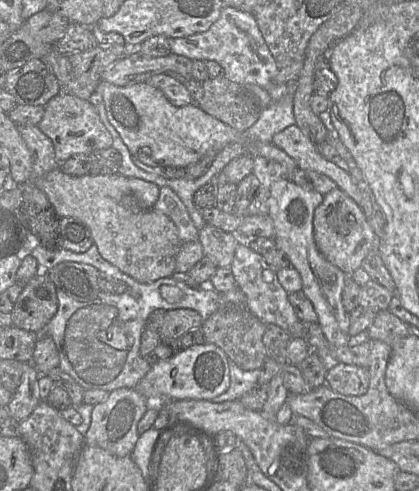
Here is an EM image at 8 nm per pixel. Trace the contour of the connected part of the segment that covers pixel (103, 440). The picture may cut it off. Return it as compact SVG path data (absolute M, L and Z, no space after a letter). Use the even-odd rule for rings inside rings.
M133 388L113 390L106 401L94 405L91 424L84 435L84 445L100 447L116 457L130 455L139 437L137 424L150 407L150 402Z

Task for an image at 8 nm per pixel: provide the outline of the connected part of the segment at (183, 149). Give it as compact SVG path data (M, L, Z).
M101 80L95 93L101 96L107 118L129 152L146 165L185 168L203 157L214 157L230 143L239 142L246 146L246 153L278 162L283 168L283 178L291 179L291 174L298 167L292 157L274 144L248 140L244 132L221 122L195 103L175 106L159 89L147 82L117 86Z

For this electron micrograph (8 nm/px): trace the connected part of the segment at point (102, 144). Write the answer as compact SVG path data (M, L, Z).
M62 91L44 105L44 115L39 129L48 136L53 145L55 158L59 163L76 154L91 154L95 150L112 146L112 137L100 120L95 106L69 92Z

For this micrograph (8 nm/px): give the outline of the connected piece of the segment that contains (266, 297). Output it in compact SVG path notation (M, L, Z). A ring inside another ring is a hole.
M239 239L230 264L236 286L246 297L246 307L265 324L275 324L285 330L291 338L304 338L303 322L297 317L289 302L288 292L277 278L277 270L270 266L261 253L252 250L245 240Z

